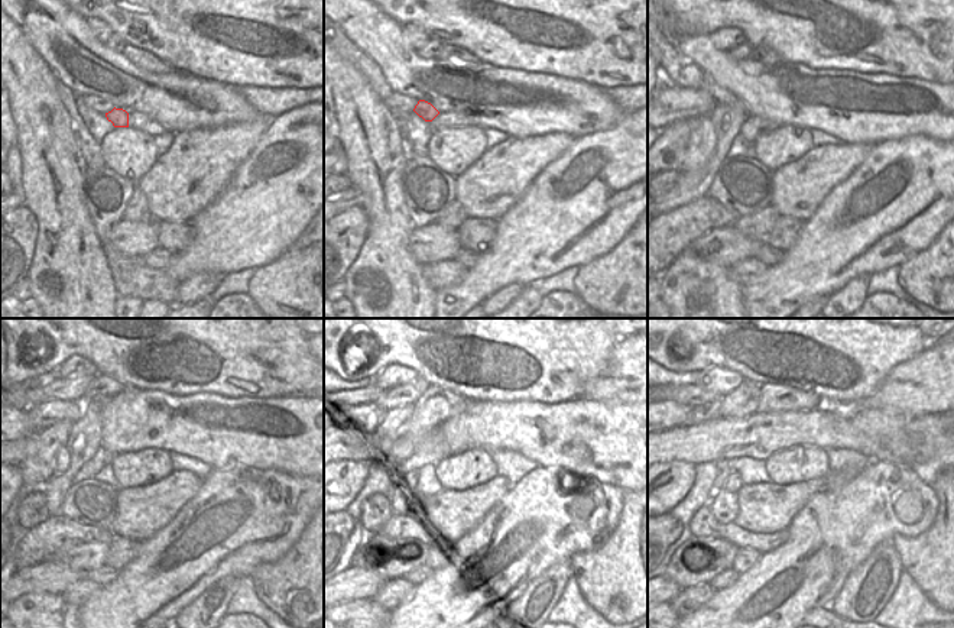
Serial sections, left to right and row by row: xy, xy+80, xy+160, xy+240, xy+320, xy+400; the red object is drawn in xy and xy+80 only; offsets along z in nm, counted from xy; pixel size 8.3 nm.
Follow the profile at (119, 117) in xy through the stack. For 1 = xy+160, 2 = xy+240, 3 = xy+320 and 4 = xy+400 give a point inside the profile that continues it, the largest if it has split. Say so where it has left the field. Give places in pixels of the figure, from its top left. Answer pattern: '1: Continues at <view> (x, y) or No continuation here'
1: Continues at xy+160 (722, 96)
2: Continues at xy+240 (41, 416)
3: Continues at xy+320 (366, 414)
4: Continues at xy+400 (677, 414)

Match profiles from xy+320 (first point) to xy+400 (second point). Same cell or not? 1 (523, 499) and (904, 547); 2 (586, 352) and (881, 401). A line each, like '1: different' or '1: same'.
1: different
2: different

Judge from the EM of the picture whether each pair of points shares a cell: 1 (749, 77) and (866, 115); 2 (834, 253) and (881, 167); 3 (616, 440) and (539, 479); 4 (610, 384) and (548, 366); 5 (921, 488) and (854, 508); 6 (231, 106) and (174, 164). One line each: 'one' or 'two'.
1: one
2: one
3: two
4: two
5: one
6: two

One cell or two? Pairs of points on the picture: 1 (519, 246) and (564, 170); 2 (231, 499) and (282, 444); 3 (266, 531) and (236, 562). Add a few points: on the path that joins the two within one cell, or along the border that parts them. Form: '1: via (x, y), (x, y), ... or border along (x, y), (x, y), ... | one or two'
1: via (538, 227), (564, 201), (564, 188) | one
2: border along (226, 469), (247, 465), (282, 469), (294, 476) | two
3: via (258, 534), (239, 553) | one

